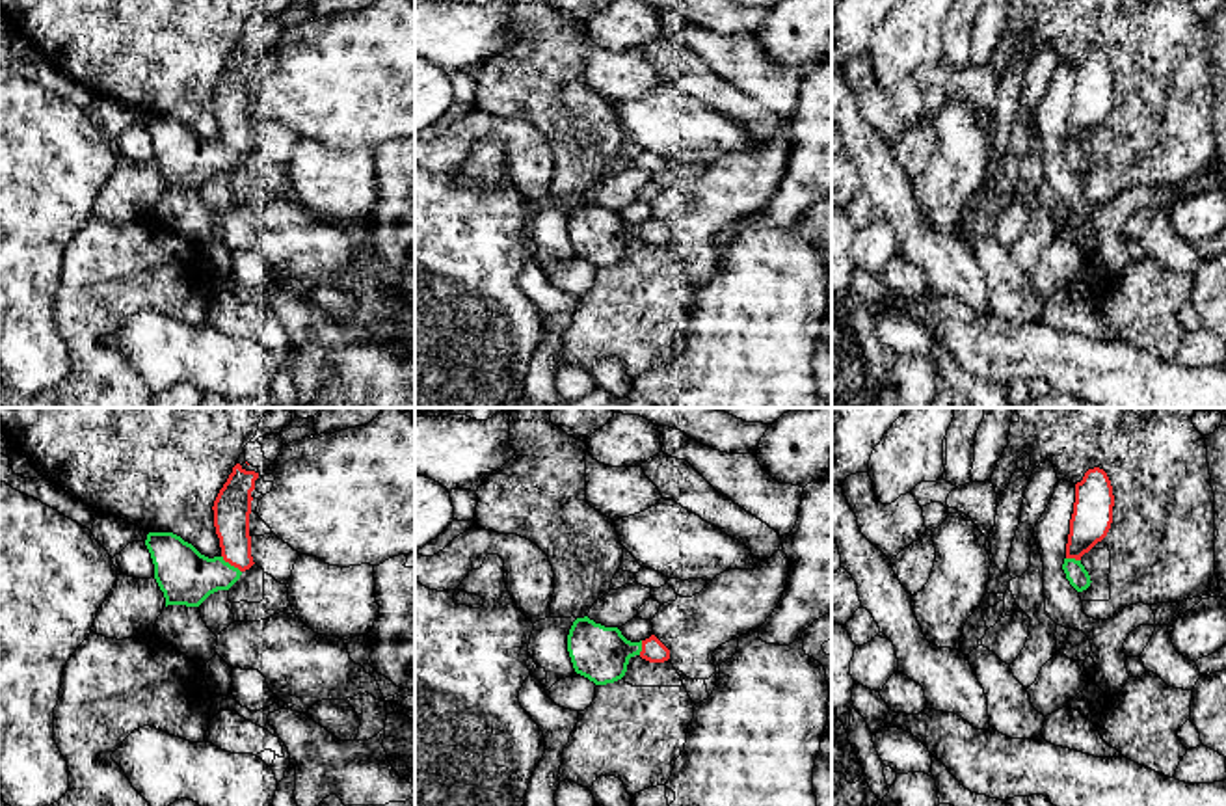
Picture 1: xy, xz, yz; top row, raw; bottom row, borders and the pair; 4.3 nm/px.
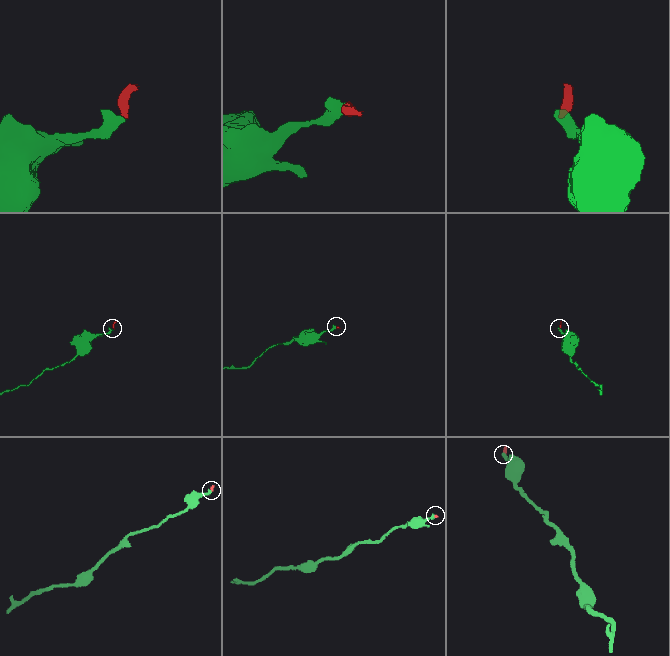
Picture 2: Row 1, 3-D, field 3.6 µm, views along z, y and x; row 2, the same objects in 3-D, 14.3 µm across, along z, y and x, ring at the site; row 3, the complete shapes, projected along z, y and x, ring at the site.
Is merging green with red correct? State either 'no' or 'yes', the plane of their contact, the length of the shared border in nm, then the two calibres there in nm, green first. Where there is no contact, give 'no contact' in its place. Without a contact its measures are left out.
yes | xy | 120 nm | 240/160 nm

